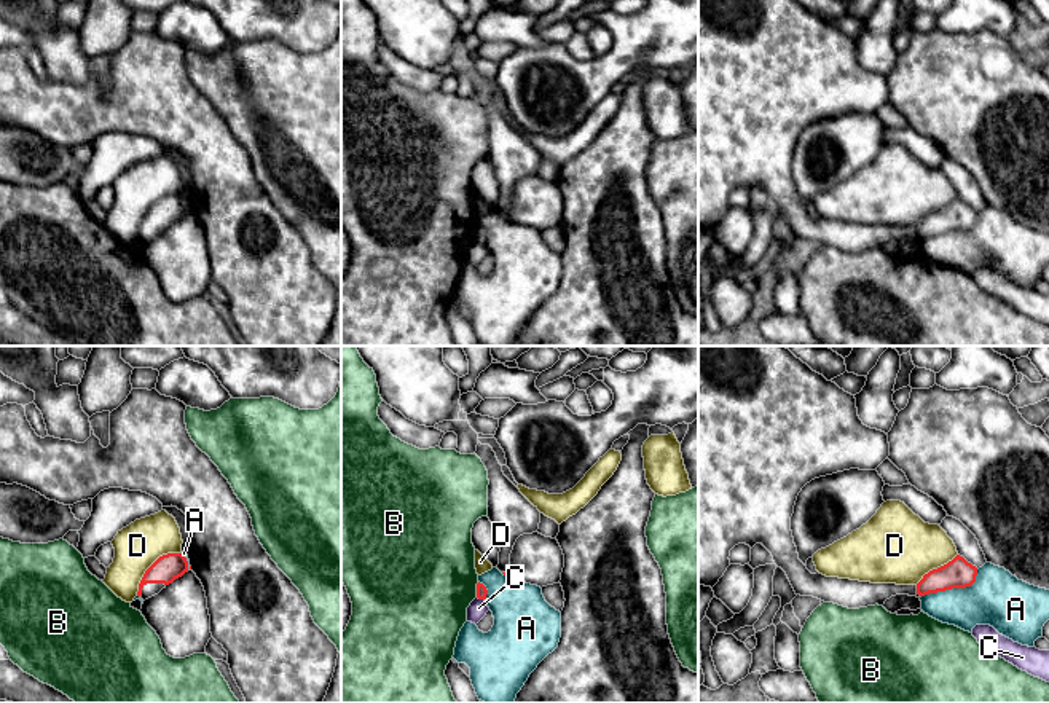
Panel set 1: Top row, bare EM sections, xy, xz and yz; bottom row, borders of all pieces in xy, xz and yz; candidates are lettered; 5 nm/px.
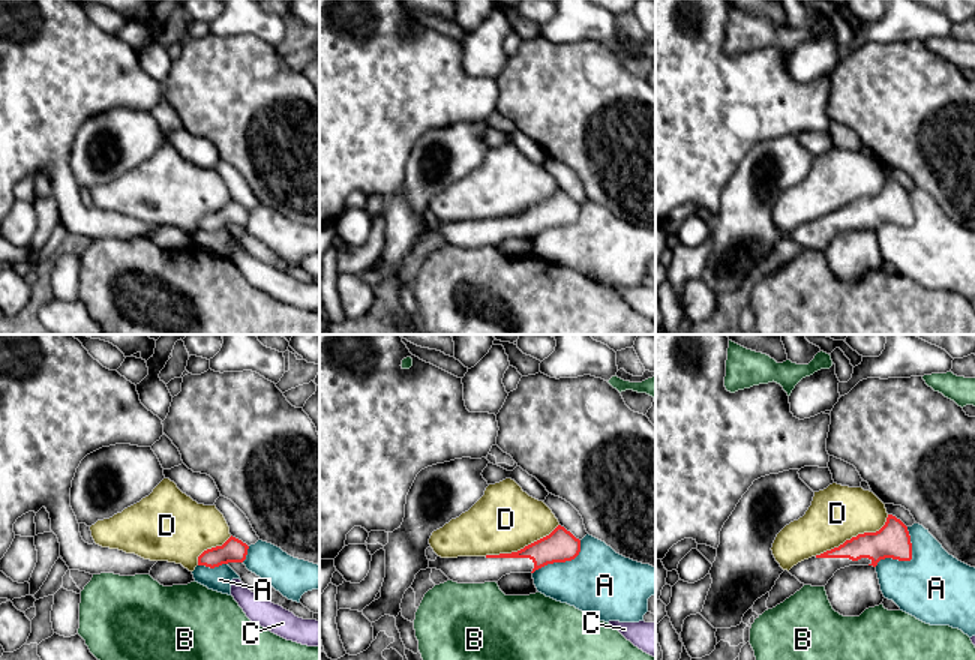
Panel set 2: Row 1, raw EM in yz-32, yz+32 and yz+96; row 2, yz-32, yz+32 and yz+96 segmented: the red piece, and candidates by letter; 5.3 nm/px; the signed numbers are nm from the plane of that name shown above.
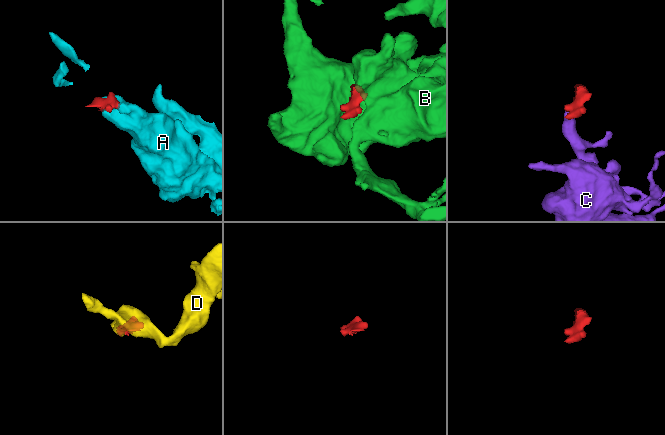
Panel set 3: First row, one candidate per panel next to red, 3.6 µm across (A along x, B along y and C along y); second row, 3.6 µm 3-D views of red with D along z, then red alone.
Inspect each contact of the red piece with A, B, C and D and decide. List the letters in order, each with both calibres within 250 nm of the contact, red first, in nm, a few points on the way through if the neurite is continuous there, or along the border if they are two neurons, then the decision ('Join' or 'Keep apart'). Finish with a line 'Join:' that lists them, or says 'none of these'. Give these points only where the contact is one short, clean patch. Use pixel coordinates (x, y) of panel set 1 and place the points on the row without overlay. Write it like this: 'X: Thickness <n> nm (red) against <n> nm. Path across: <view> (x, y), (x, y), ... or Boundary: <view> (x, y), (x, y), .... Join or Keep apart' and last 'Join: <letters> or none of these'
A: Thickness 150 nm (red) against 280 nm. Boundary: yz (978, 212), (976, 222), (963, 231), (946, 231), (922, 239). Keep apart
B: Thickness 60 nm (red) against 480 nm. Boundary: xz (479, 225), (475, 239). Keep apart
C: Thickness 60 nm (red) against 90 nm. Boundary: xz (477, 239), (483, 243). Keep apart
D: Thickness 140 nm (red) against 220 nm. Keep apart
Join: none of these

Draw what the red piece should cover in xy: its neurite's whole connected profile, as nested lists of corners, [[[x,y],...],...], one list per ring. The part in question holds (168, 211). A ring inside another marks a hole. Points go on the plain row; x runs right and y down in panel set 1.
[[[182,196],[163,198],[145,214],[139,226],[137,239],[145,244],[158,238],[185,215],[188,215],[188,204]]]

